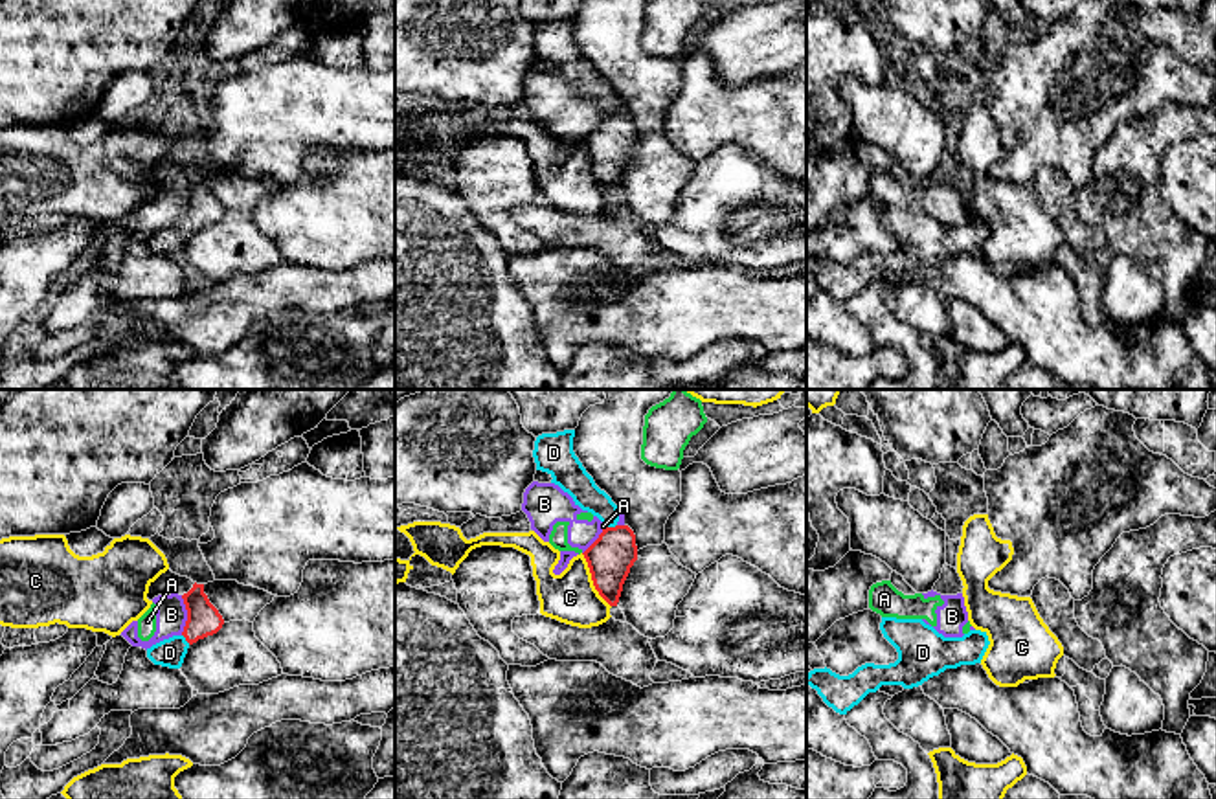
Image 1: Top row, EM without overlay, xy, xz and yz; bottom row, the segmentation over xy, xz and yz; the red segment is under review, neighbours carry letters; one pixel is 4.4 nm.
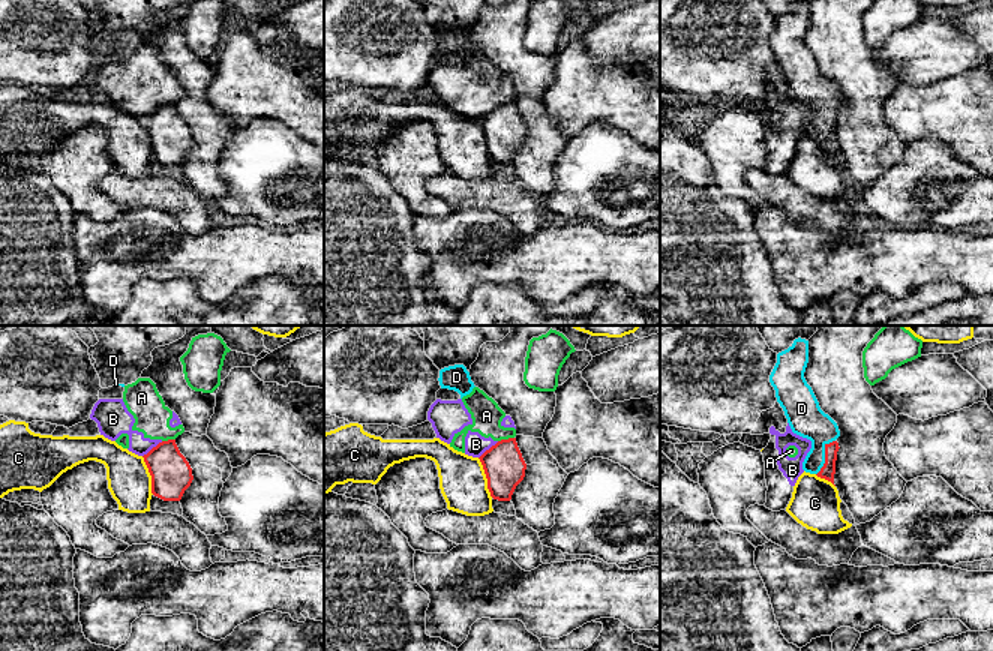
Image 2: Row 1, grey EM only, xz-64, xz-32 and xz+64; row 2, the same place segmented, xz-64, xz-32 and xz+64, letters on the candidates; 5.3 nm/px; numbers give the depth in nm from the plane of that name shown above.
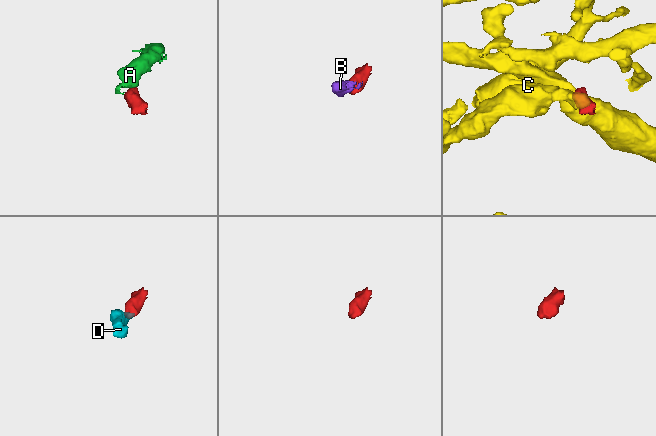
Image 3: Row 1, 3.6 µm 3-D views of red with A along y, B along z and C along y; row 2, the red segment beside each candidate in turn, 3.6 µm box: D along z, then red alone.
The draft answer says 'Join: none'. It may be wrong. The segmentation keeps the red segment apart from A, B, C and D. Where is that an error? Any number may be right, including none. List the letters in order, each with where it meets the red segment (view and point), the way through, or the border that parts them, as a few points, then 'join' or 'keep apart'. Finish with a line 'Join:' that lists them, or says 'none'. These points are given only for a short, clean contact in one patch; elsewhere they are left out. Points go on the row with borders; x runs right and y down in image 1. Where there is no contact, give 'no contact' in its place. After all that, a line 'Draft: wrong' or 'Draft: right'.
A: meets red in xz at (607, 528); border along xz (607, 526), (603, 529); keep apart
B: meets red in xy at (188, 616); border along xy (180, 596), (186, 607), (182, 634); keep apart
C: meets red in xz at (592, 579); keep apart
D: meets red in xy at (186, 640); runs through xy (202, 618), (186, 640), (169, 652); join
Join: D
Draft: wrong

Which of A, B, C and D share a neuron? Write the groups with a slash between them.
A B / C / D

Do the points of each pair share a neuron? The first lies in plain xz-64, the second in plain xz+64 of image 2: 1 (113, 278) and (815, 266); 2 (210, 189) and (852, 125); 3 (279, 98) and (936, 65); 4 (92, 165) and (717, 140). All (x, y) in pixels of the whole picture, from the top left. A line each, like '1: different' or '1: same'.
1: same
2: same
3: different
4: same

